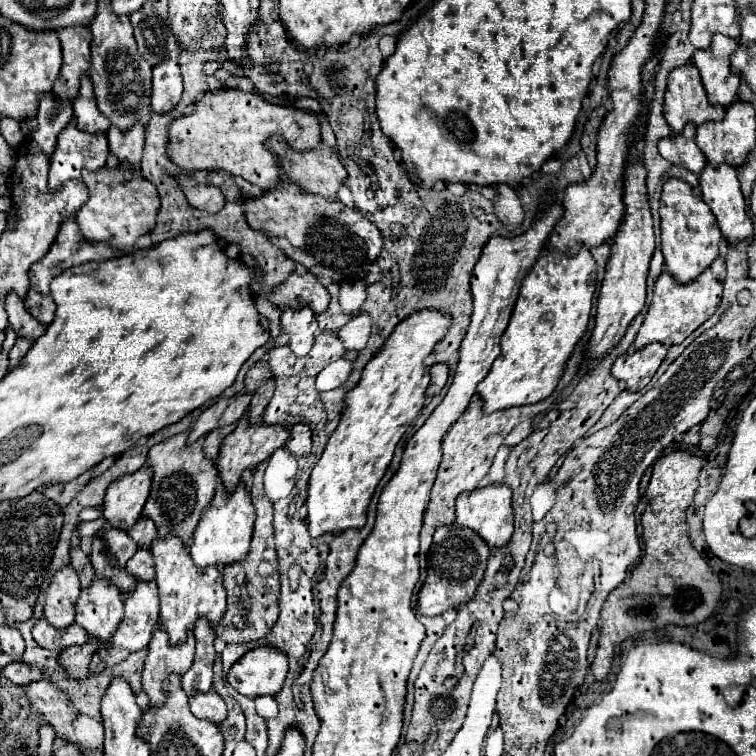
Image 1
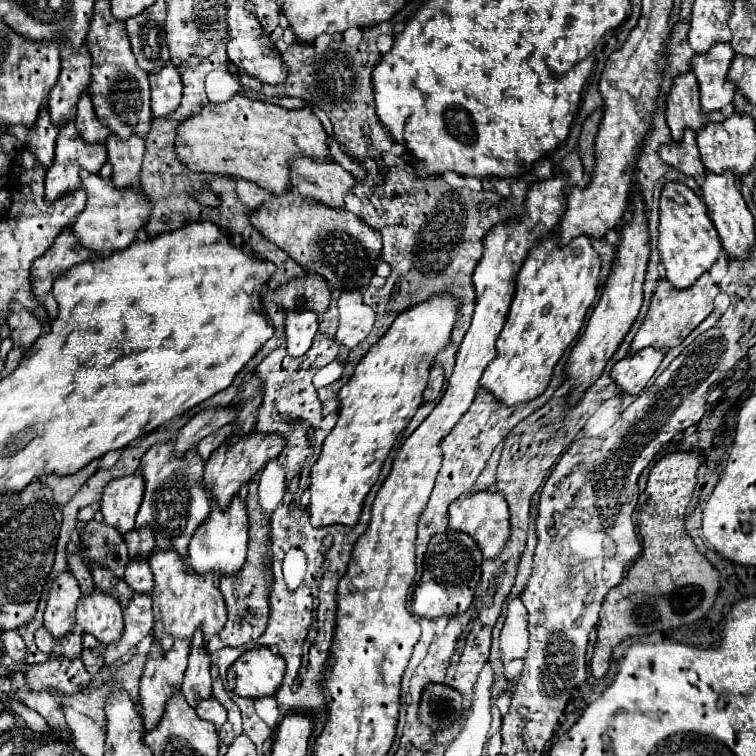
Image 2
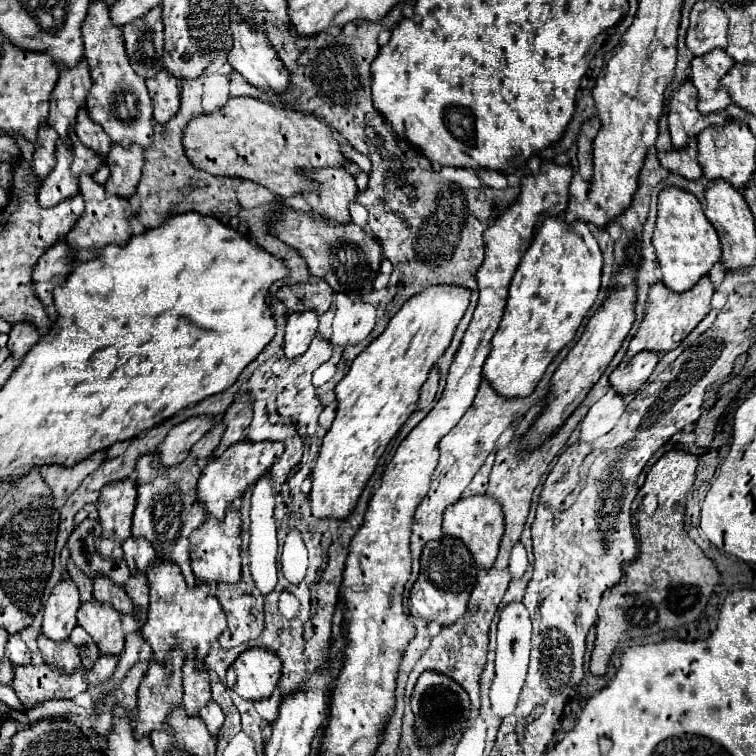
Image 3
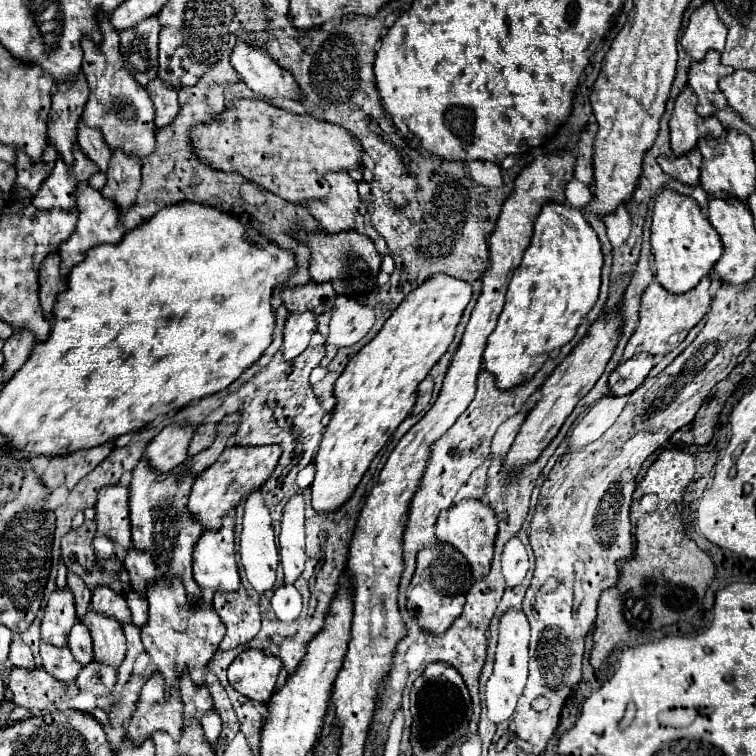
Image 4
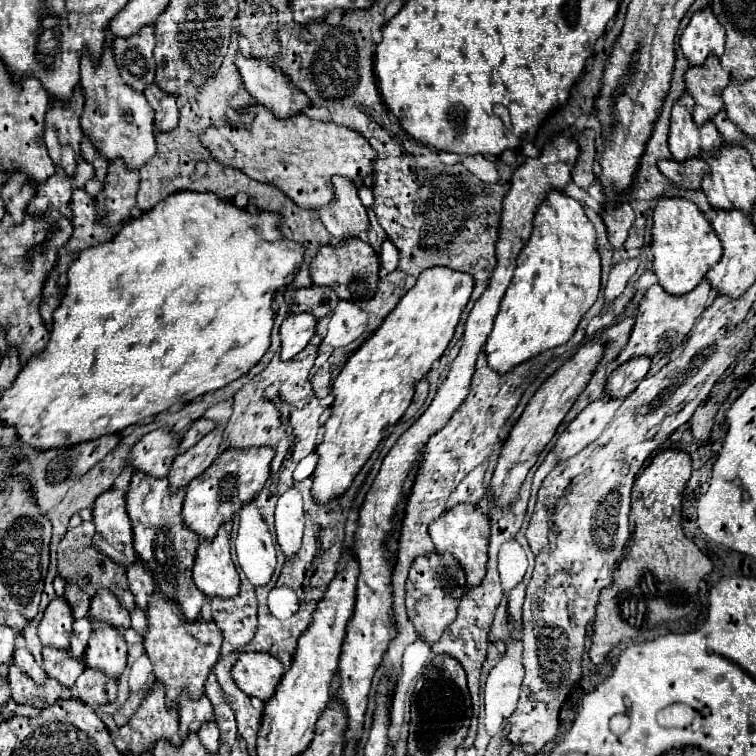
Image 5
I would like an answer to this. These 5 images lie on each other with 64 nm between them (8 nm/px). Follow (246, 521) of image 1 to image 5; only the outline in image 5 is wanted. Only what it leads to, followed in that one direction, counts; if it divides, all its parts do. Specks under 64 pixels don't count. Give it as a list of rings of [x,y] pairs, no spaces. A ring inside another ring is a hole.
[[[220,528],[214,540],[200,542],[192,578],[206,598],[232,600],[238,596],[240,580],[230,556],[230,540],[224,528]]]

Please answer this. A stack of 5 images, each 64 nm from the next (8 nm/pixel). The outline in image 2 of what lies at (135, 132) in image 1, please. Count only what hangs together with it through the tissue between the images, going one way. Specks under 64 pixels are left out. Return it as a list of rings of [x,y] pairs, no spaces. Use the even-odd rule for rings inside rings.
[[[110,134],[106,148],[108,148],[108,162],[114,166],[112,170],[114,188],[130,188],[140,176],[144,140],[130,136],[126,142],[122,142],[114,134]]]

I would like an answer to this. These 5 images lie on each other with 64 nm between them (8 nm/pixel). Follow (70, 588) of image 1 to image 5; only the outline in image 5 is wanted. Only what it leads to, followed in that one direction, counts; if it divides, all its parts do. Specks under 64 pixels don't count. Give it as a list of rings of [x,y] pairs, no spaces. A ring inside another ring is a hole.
[[[54,598],[40,622],[40,642],[42,646],[52,646],[70,652],[70,636],[72,636],[74,618],[64,598]]]

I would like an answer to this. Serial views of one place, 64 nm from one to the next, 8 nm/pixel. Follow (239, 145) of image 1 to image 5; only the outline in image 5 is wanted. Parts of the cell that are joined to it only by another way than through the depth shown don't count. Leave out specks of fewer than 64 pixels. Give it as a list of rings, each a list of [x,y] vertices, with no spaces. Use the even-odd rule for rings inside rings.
[[[254,104],[242,116],[240,122],[224,124],[220,128],[216,128],[216,126],[208,128],[202,134],[202,144],[224,166],[238,168],[258,182],[268,182],[268,184],[278,186],[300,208],[310,208],[310,210],[320,210],[328,204],[332,204],[332,198],[334,198],[332,178],[334,176],[342,176],[352,182],[362,182],[366,176],[370,176],[374,172],[374,164],[376,164],[374,148],[356,130],[352,130],[348,126],[334,124],[334,122],[318,122],[318,120],[312,120],[304,114],[294,114],[290,118],[282,120],[282,118],[276,118],[268,108],[264,108],[260,104]]]

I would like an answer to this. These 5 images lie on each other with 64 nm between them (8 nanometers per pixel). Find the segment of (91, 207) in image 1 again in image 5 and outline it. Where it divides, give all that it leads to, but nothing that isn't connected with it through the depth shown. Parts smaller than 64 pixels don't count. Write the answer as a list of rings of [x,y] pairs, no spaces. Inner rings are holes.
[[[74,190],[72,194],[72,224],[74,224],[74,232],[70,236],[70,240],[60,248],[58,252],[58,262],[56,262],[56,270],[60,274],[58,278],[58,286],[60,290],[66,288],[66,270],[68,264],[84,250],[84,248],[92,248],[98,246],[106,240],[110,240],[114,234],[108,232],[96,218],[100,216],[96,212],[94,206],[94,198],[90,198],[84,190]]]

